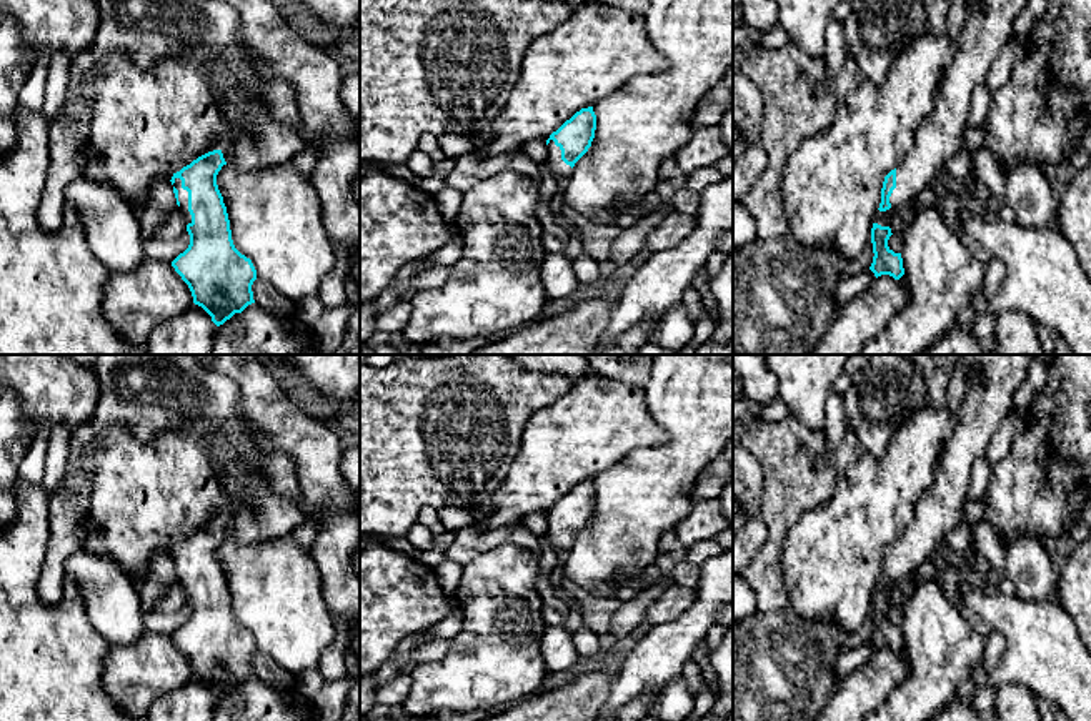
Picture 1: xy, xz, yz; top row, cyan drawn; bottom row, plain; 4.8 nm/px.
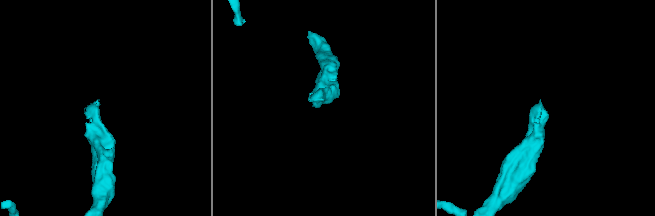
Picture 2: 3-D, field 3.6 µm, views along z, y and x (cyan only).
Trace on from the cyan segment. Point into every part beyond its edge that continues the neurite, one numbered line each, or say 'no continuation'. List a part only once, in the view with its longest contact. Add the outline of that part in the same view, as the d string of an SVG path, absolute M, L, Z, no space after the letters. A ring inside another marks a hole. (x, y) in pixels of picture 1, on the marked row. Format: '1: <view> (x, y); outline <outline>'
1: xy (182, 193); outline M175 178L173 186L178 190L180 208L182 208L182 213L185 216L185 223L188 225L188 223L192 223L192 215L188 211L188 191L182 188L180 178Z

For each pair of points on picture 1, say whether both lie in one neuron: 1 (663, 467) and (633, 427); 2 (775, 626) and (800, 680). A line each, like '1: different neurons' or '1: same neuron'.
1: different neurons
2: same neuron

